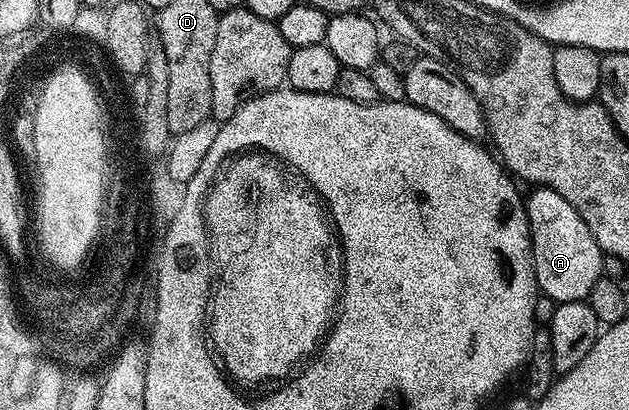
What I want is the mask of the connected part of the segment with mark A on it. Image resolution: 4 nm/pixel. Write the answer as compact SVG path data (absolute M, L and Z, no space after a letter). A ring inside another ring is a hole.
M537 187L525 199L529 218L529 240L533 250L533 268L538 292L554 299L556 304L588 300L601 274L601 246L591 237L591 229L579 213L555 193L555 189Z

